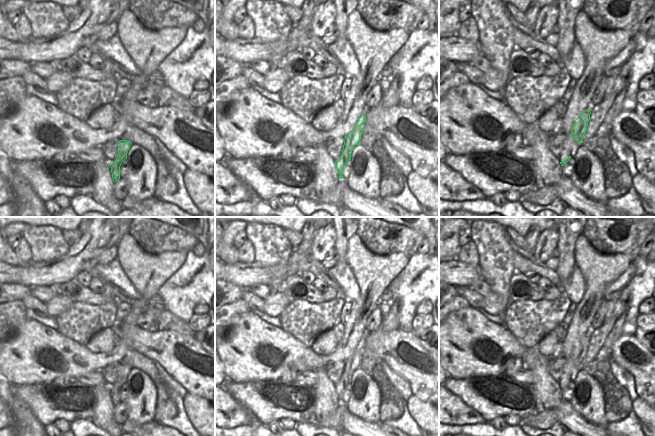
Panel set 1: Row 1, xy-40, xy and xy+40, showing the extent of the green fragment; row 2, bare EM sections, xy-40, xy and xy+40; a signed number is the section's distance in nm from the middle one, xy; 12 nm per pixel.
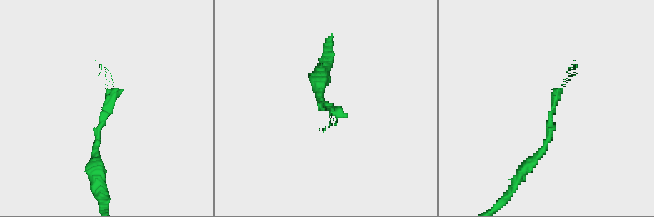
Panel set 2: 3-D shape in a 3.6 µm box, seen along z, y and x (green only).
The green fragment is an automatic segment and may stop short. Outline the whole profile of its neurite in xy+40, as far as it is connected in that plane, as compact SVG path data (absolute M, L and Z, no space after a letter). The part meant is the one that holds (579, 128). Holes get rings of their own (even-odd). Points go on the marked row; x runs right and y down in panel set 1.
M586 109L581 113L580 117L575 120L571 134L566 136L562 152L559 156L561 166L566 164L571 157L575 158L576 151L579 149L582 138L587 130L591 110Z

